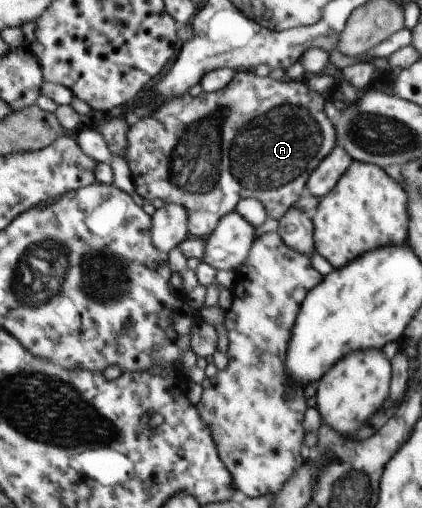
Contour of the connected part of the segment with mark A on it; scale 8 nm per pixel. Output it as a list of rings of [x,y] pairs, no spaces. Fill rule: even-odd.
[[[238,70],[234,73],[234,77],[222,88],[212,91],[200,93],[194,97],[190,93],[184,93],[184,95],[174,95],[170,97],[168,101],[164,101],[162,105],[159,105],[159,109],[155,110],[152,115],[148,115],[143,121],[135,119],[132,131],[130,131],[130,149],[128,149],[128,160],[130,167],[134,174],[134,185],[137,199],[145,203],[151,203],[154,199],[160,199],[164,203],[178,203],[186,209],[188,213],[188,231],[194,235],[194,237],[206,237],[217,228],[217,225],[222,219],[230,212],[234,212],[238,202],[244,198],[258,199],[264,205],[266,217],[269,219],[279,220],[284,217],[284,213],[293,207],[302,197],[308,189],[309,177],[314,171],[316,171],[321,161],[329,155],[335,148],[334,141],[334,127],[332,121],[326,117],[324,113],[324,97],[316,91],[312,91],[308,85],[306,85],[305,79],[301,80],[288,80],[278,81],[278,79],[272,79],[272,77],[259,77],[252,70]],[[242,131],[242,139],[236,139],[236,135]]]

